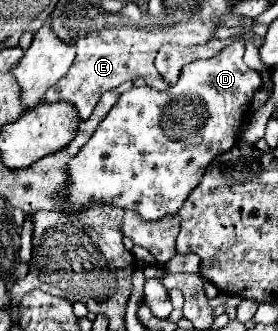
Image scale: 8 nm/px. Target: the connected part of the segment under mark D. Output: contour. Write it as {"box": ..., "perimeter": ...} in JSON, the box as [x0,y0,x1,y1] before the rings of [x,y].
{"box":[70,35,262,221],"perimeter":[[[234,35],[232,43],[218,55],[186,65],[178,77],[178,83],[166,91],[132,87],[130,91],[122,93],[120,101],[110,109],[90,141],[80,149],[76,157],[70,159],[70,195],[84,207],[90,203],[128,207],[132,211],[138,211],[146,221],[176,215],[190,191],[200,183],[206,165],[238,141],[242,121],[250,111],[252,95],[262,87],[262,73],[250,69],[242,61],[242,55],[244,41],[240,35]]]}

